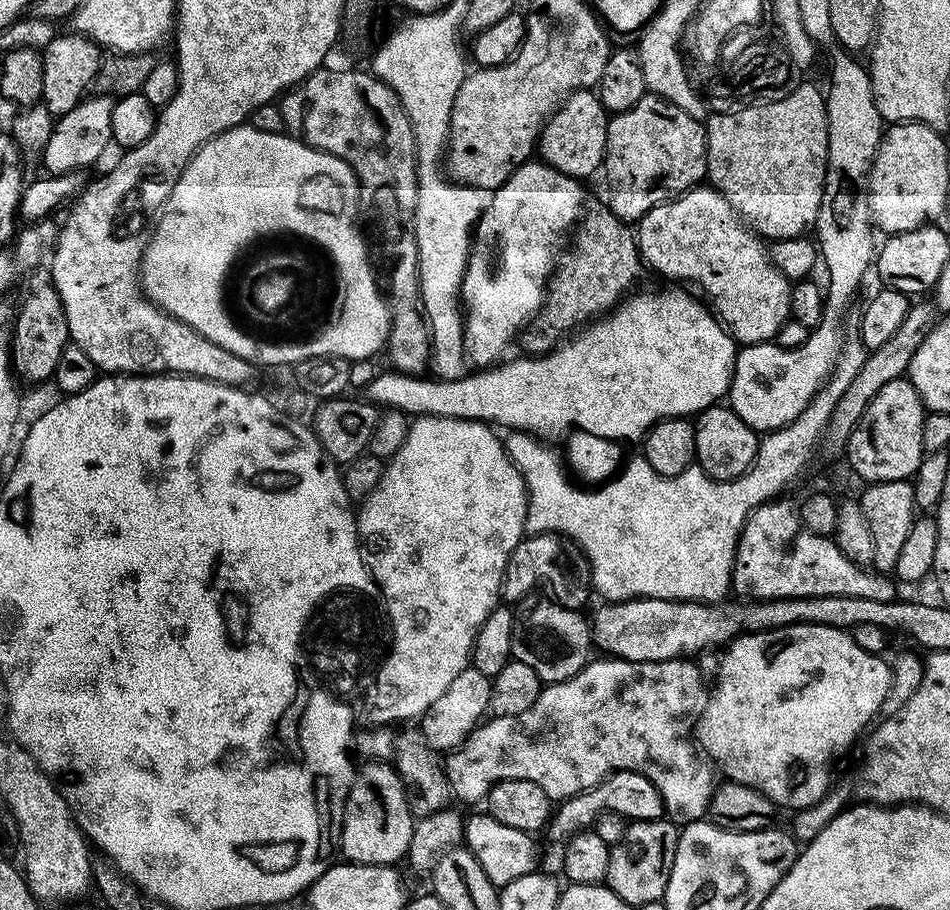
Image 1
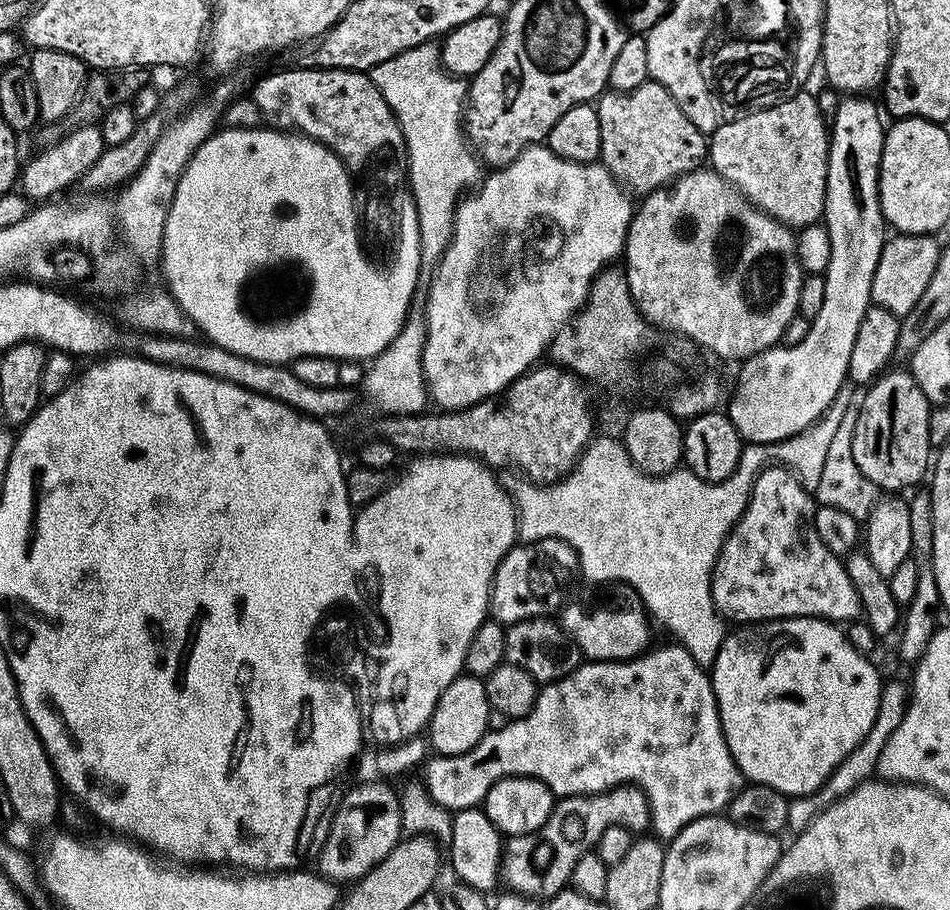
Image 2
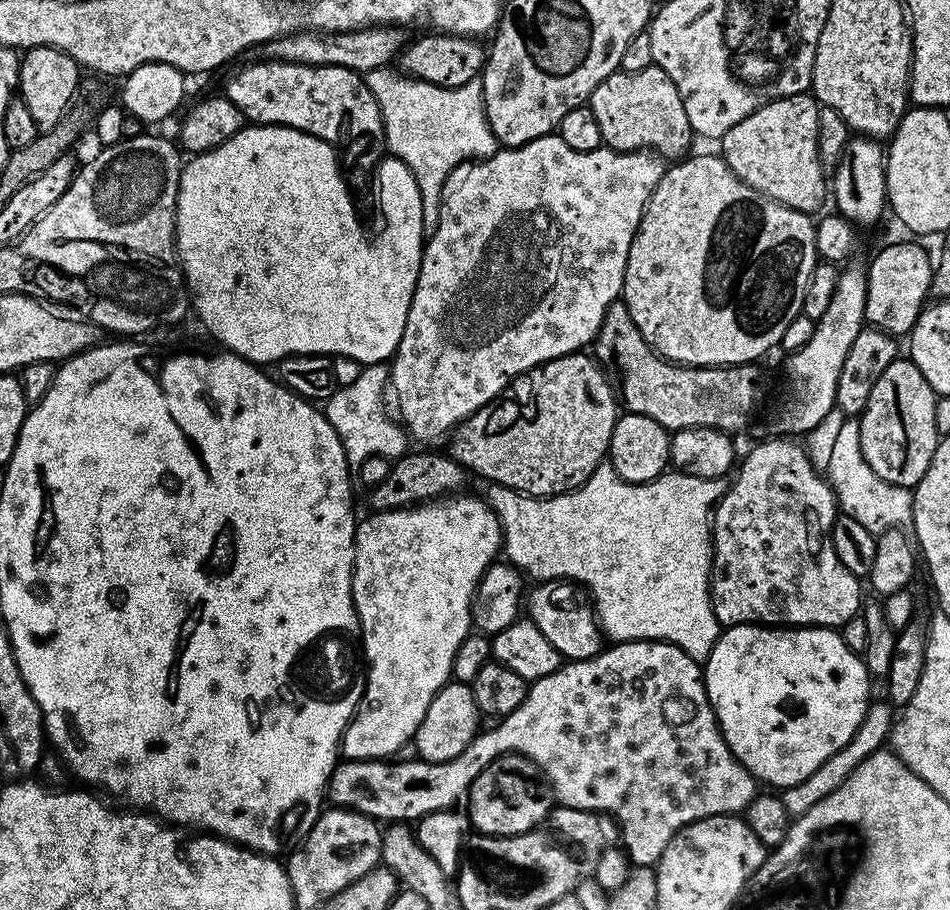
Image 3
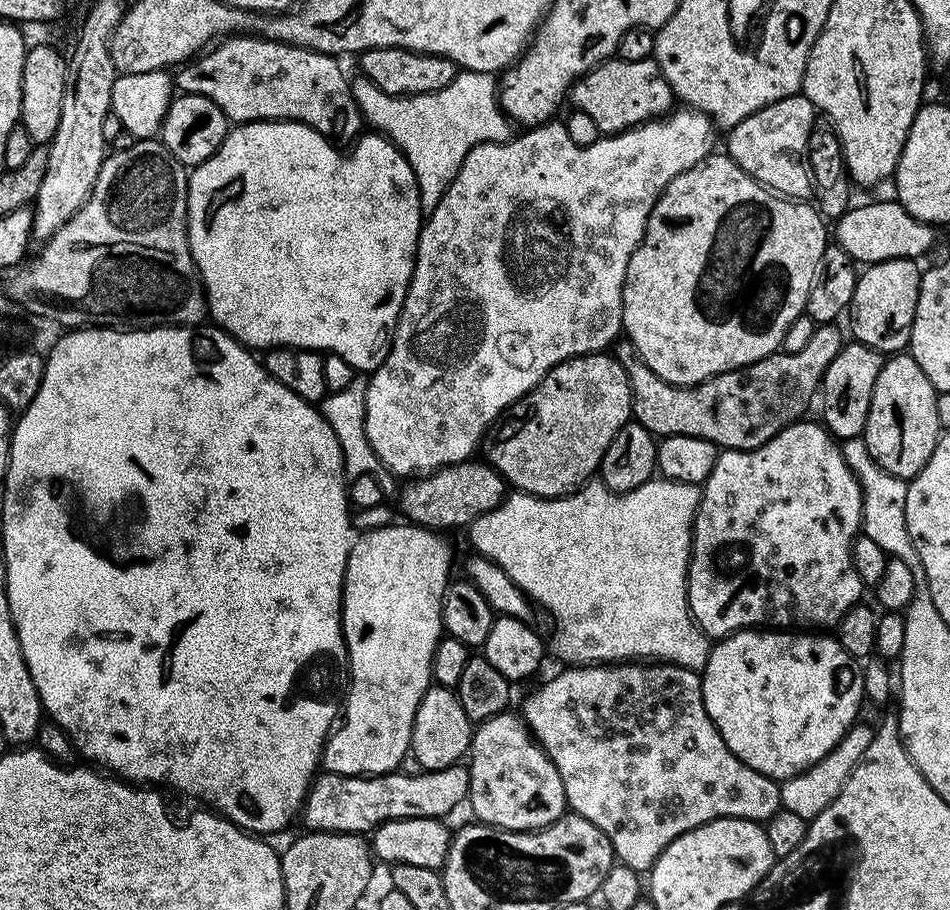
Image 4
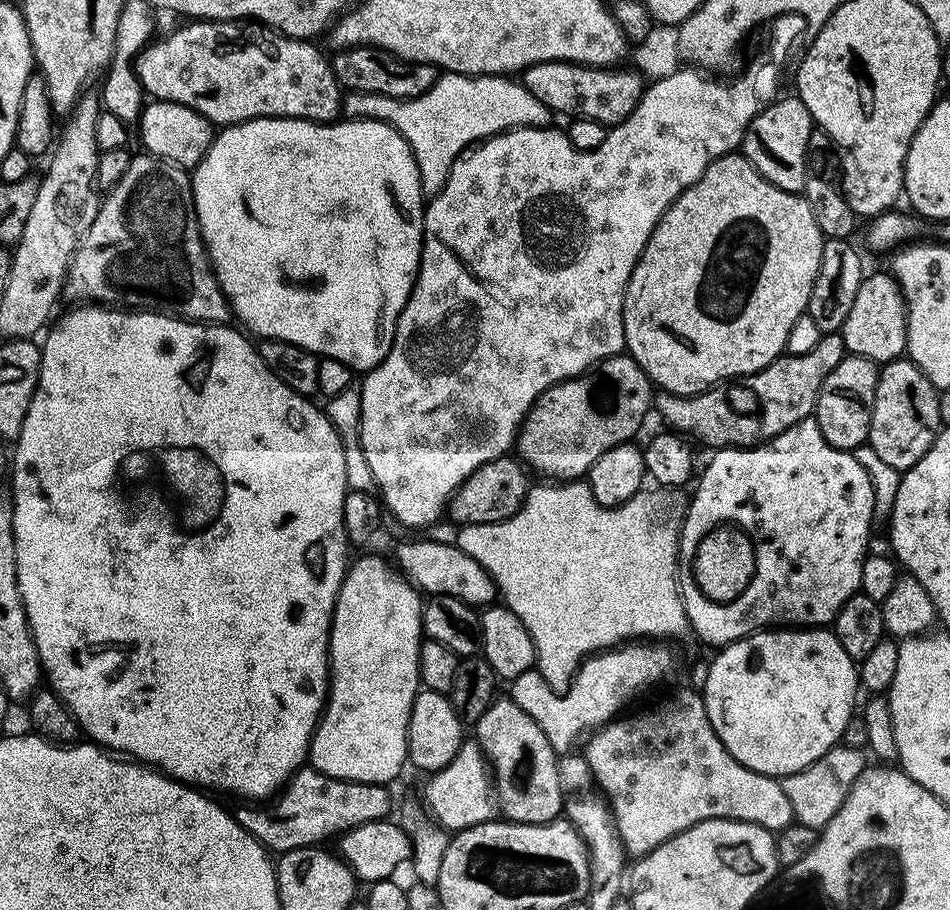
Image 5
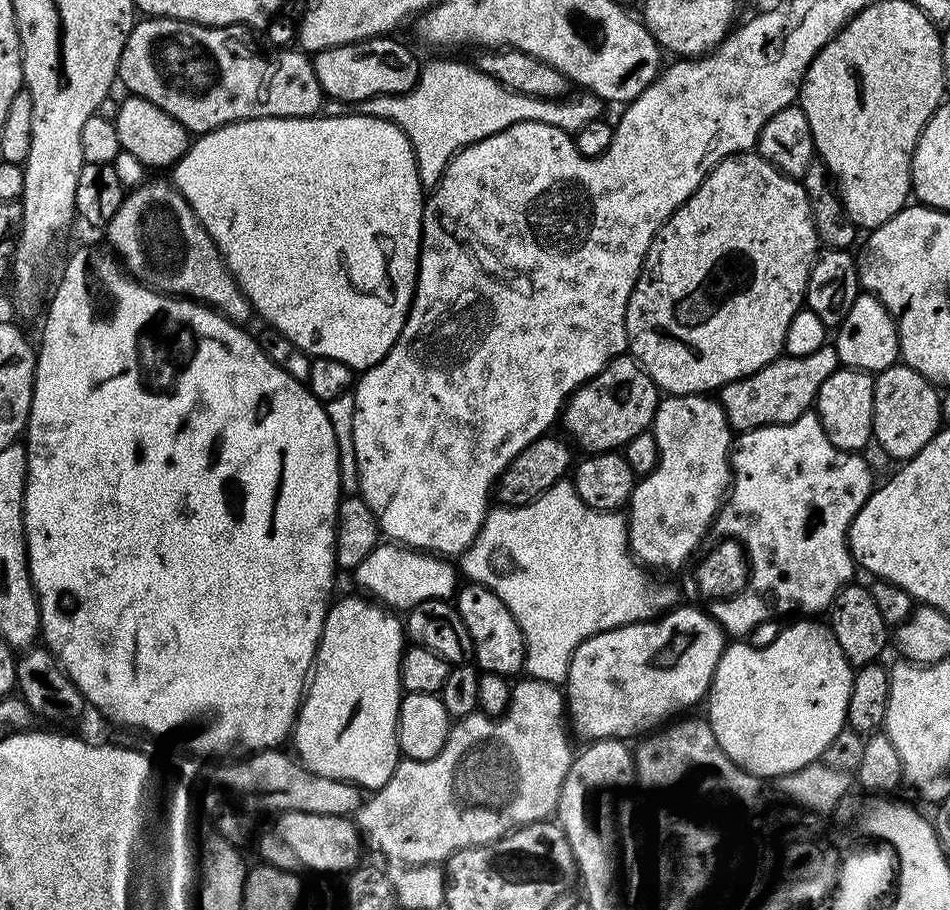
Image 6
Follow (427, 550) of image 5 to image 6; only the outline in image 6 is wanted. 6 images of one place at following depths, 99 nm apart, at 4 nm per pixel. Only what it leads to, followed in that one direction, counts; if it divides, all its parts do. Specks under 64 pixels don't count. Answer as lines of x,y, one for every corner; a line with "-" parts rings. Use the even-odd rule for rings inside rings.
395,542
377,544
374,550
370,550
370,554
366,554
366,558
362,558
354,570
354,576
361,593
389,610
407,610
418,606
418,602
431,600
451,601
458,591
458,568
451,559

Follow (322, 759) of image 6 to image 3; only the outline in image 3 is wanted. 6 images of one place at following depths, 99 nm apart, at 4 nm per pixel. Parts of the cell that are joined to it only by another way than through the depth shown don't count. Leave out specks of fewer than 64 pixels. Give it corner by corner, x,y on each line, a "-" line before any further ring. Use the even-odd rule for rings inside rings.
452,494
447,498
437,498
411,508
395,508
389,512
372,512
361,519
356,526
356,545
354,546
354,562
352,563
352,597
356,613
360,619
362,633
362,656
366,661
366,679
364,694
356,707
356,715
348,724
342,741
344,760
382,760
392,758
404,743
411,741
416,735
422,718
426,718
426,710
430,710
430,702
434,694
449,683
454,666
454,654
458,654
458,646
473,631
472,602
476,595
476,587
480,584
485,572
497,559
502,548
500,523
495,512
488,507
483,499
465,494

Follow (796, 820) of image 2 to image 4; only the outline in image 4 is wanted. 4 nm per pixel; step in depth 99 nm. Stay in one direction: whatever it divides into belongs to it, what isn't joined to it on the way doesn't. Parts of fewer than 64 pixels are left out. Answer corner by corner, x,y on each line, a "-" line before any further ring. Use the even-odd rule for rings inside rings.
858,722
849,728
846,735
836,744
830,754
826,754
814,766
810,766
804,772
794,774
788,780
780,784
780,806
790,810
790,814
798,814
798,818
812,821
834,798
838,798
842,786
848,780
850,773
853,772
854,766
865,756
865,752
870,742
873,741
875,729
863,722

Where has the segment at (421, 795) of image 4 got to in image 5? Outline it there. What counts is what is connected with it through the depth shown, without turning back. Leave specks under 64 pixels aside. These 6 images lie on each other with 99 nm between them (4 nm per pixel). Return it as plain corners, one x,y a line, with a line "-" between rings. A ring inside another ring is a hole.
304,766
292,773
288,783
275,797
276,804
257,807
260,808
257,812
252,809
255,807
244,806
248,808
237,811
235,818
269,853
279,854
316,846
326,842
324,840
330,836
337,837
360,824
385,819
389,815
388,791
383,784
339,780
314,767

